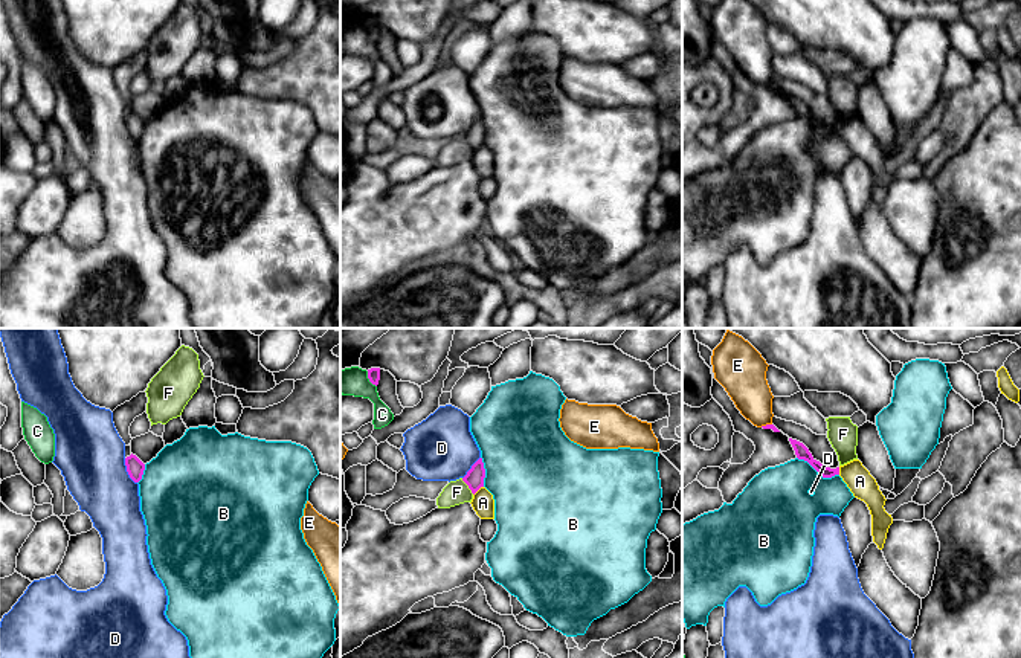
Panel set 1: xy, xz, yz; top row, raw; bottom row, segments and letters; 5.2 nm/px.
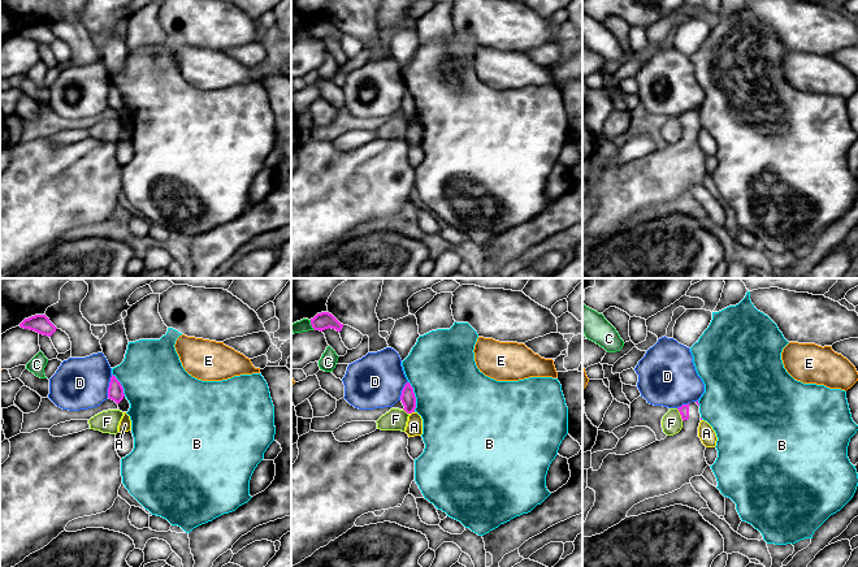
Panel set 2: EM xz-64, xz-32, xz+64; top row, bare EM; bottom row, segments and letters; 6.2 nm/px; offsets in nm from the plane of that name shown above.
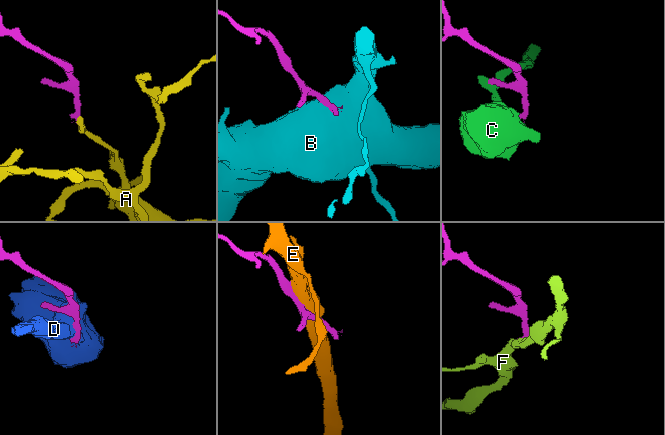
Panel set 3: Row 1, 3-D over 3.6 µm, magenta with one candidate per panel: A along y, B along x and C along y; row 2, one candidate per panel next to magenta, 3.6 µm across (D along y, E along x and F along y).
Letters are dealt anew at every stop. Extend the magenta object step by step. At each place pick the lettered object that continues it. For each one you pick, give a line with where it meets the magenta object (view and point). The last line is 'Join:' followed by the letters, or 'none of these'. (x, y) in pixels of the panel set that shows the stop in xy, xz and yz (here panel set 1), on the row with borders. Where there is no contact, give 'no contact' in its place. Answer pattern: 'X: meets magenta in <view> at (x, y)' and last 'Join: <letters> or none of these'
Join: none of these

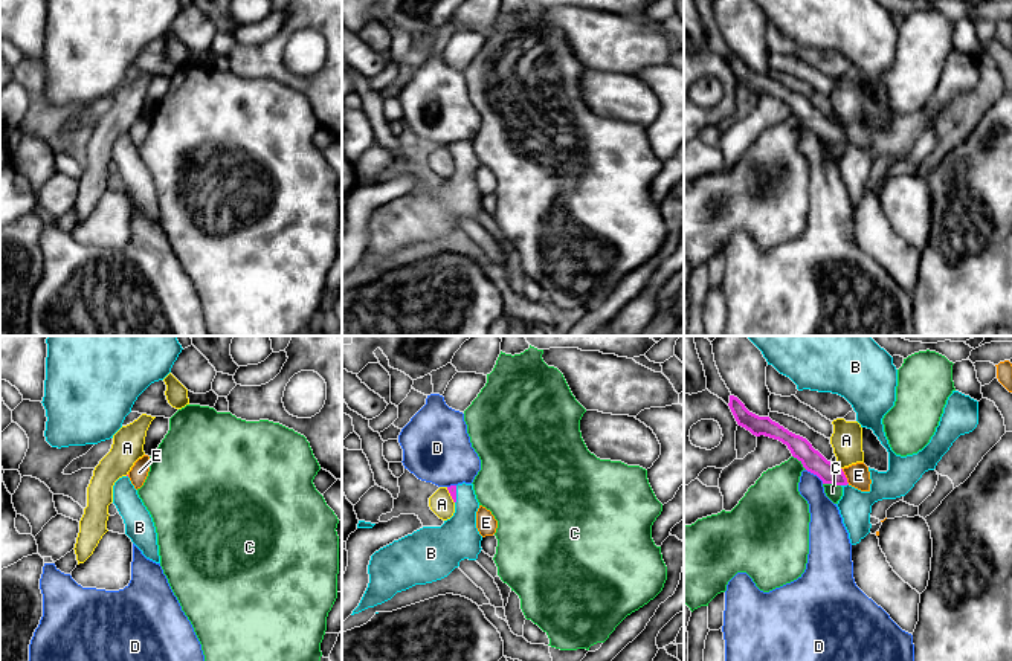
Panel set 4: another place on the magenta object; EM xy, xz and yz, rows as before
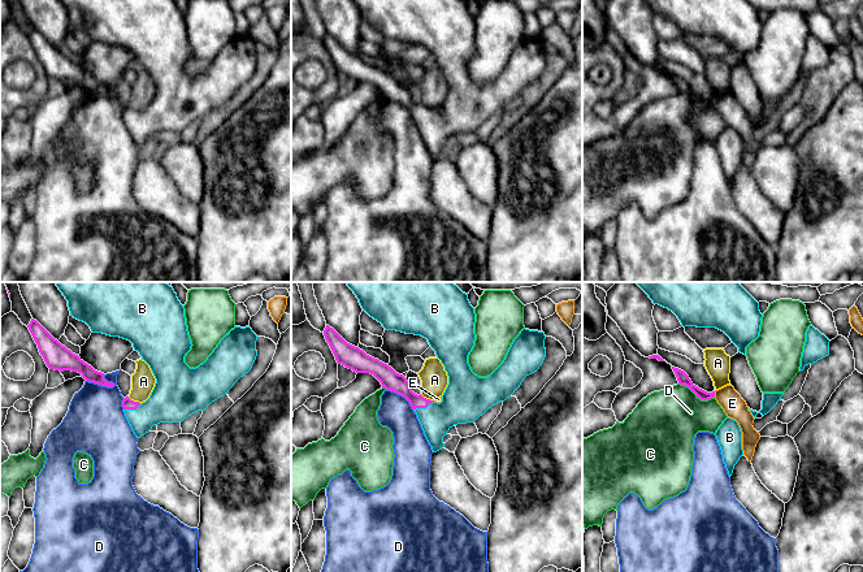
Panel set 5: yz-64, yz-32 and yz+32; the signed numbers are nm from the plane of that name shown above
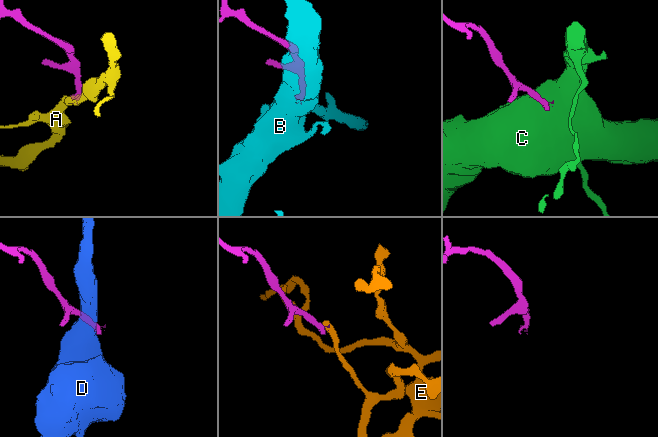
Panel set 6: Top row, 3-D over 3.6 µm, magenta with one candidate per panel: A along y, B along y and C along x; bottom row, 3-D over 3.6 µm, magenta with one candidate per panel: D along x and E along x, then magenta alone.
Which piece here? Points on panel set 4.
B: meets magenta in yz at (844, 484)
Join: B

